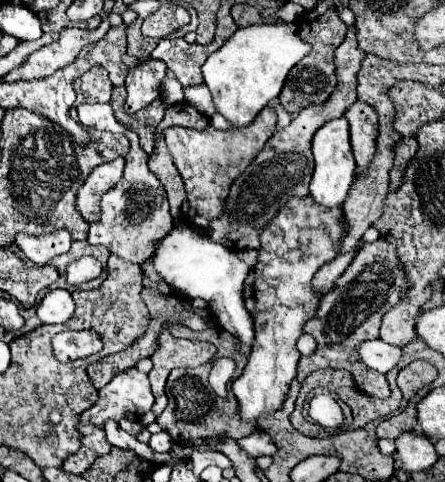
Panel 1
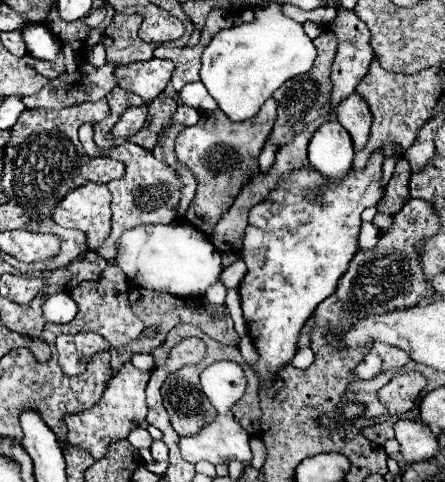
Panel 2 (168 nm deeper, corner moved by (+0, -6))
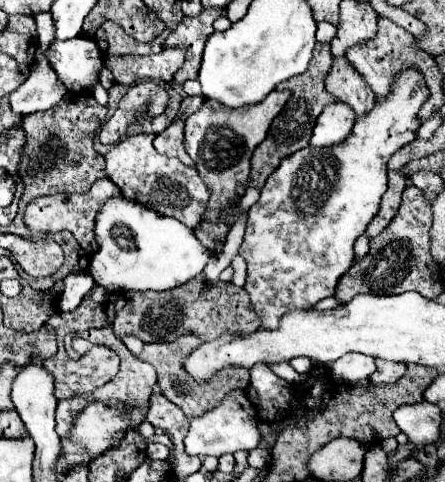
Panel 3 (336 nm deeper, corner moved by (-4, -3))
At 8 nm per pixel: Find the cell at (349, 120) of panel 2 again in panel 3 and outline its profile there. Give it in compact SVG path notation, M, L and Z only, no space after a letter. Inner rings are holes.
M334 57L332 69L326 75L326 89L342 103L350 105L356 115L366 113L370 105L374 105L374 91L366 81L362 81L360 73L348 63L346 57Z

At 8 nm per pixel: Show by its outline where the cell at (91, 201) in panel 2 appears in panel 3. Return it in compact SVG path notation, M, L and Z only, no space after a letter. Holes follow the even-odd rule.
M102 179L102 181L96 181L88 193L82 193L82 195L76 195L76 193L74 195L68 195L68 193L42 195L42 197L28 203L28 207L24 211L24 223L34 233L70 231L76 237L78 245L92 253L94 251L94 217L96 217L96 211L102 207L102 203L108 197L118 195L118 193L120 193L120 189L110 179Z

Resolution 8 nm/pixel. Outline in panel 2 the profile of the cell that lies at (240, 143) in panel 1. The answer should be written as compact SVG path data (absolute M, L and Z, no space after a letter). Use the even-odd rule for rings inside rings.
M270 98L258 112L258 116L246 122L232 122L224 116L224 112L202 112L198 124L184 128L176 138L176 156L178 160L190 168L198 182L196 198L188 210L188 220L204 234L212 234L216 222L222 214L232 206L240 188L248 182L250 174L256 168L256 160L272 132L276 120L276 100Z

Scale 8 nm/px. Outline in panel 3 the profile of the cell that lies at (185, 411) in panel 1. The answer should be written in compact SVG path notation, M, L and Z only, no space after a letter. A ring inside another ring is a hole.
M182 335L172 343L146 343L142 347L142 353L138 355L138 359L154 365L154 369L158 373L158 385L160 385L162 395L168 401L176 403L188 417L202 415L206 409L212 409L212 405L218 405L218 401L222 401L222 397L230 389L248 389L248 381L250 381L250 375L244 369L226 369L220 375L216 375L214 381L210 381L206 385L198 385L196 381L190 381L190 375L182 369L182 361L190 355L190 349L198 347L200 343L202 341L198 341L198 337L194 337L194 335ZM224 375L232 375L232 379L224 377Z

